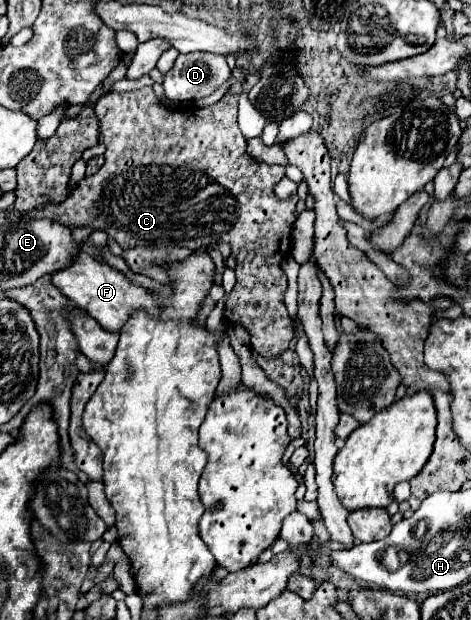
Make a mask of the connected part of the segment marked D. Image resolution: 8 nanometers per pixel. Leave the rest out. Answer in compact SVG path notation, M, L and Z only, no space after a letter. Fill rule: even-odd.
M215 53L179 55L173 69L165 73L165 95L177 103L203 99L225 85L231 77L227 57Z

